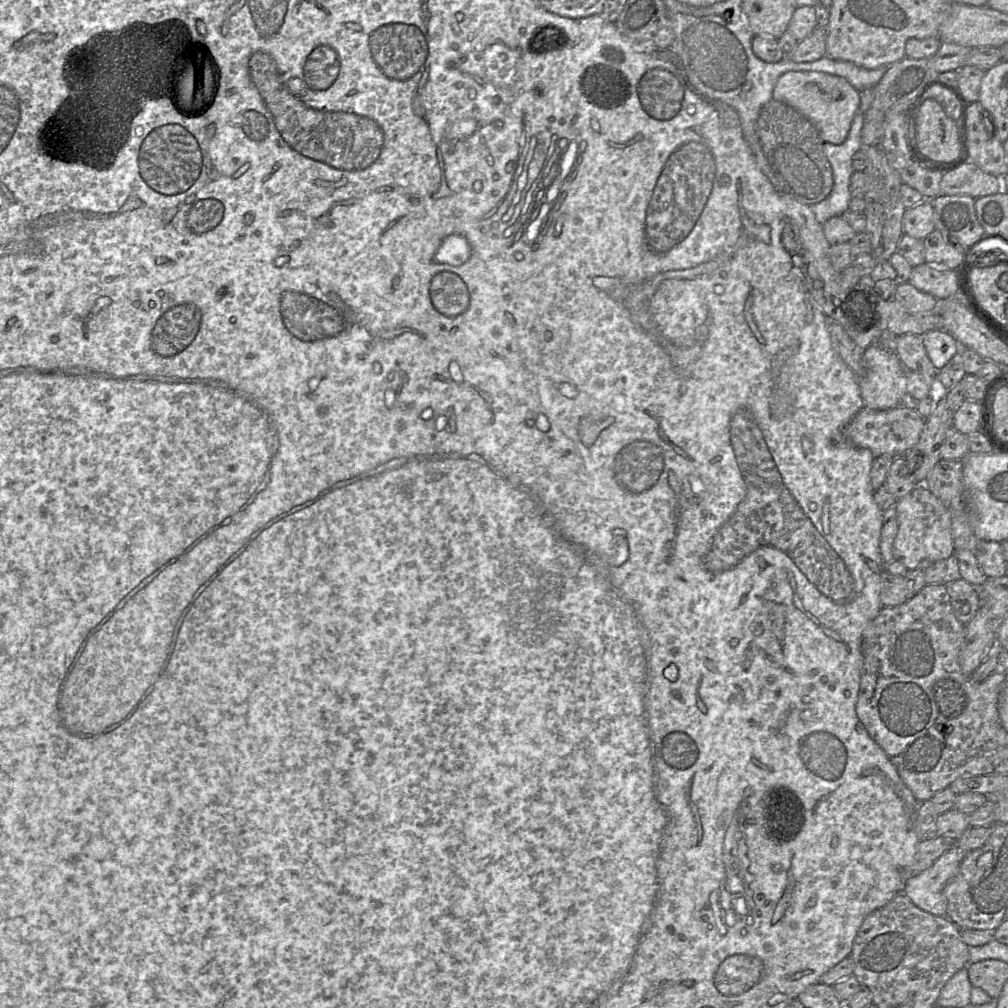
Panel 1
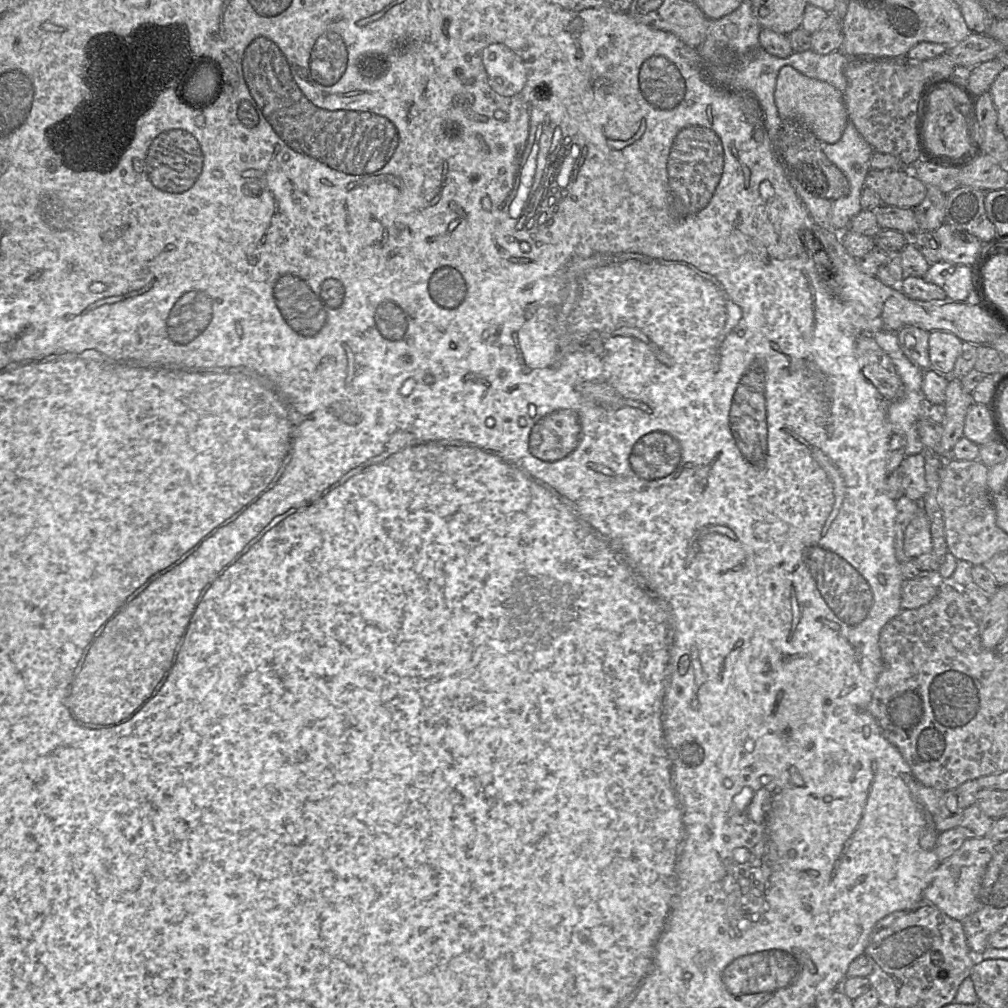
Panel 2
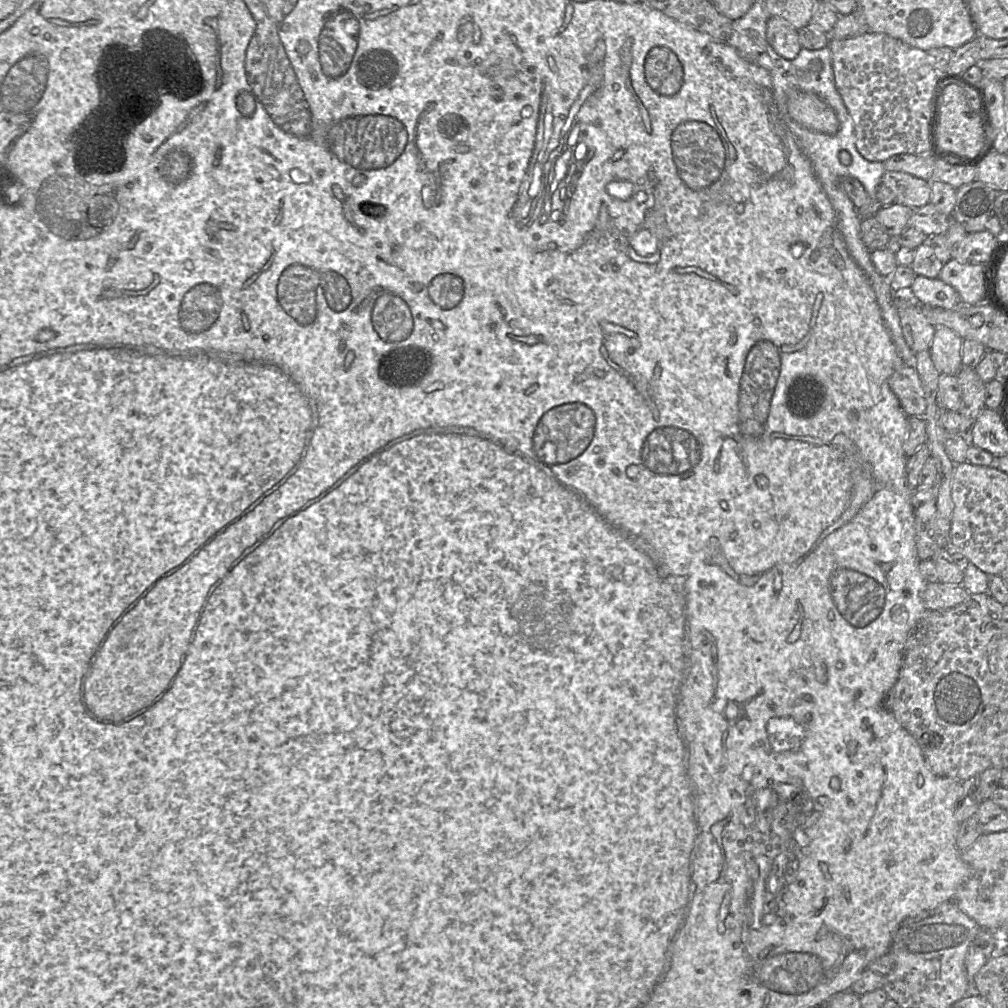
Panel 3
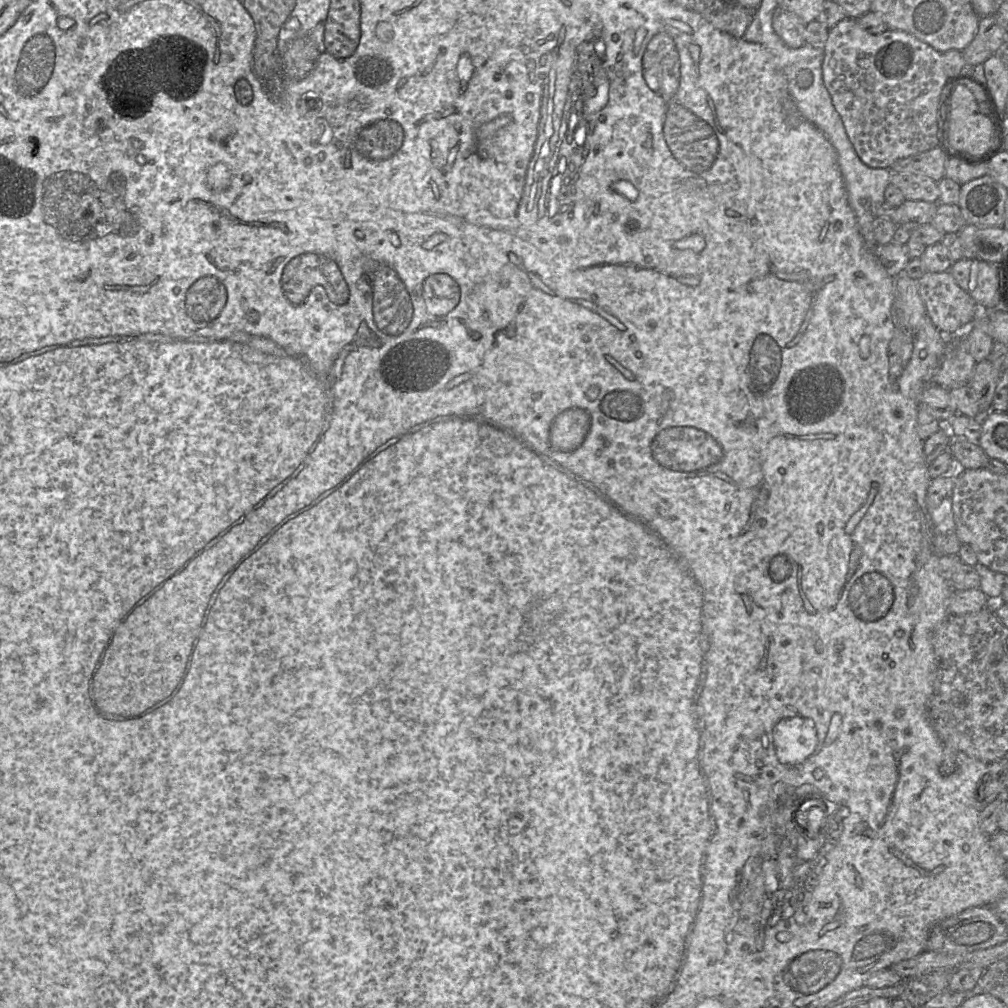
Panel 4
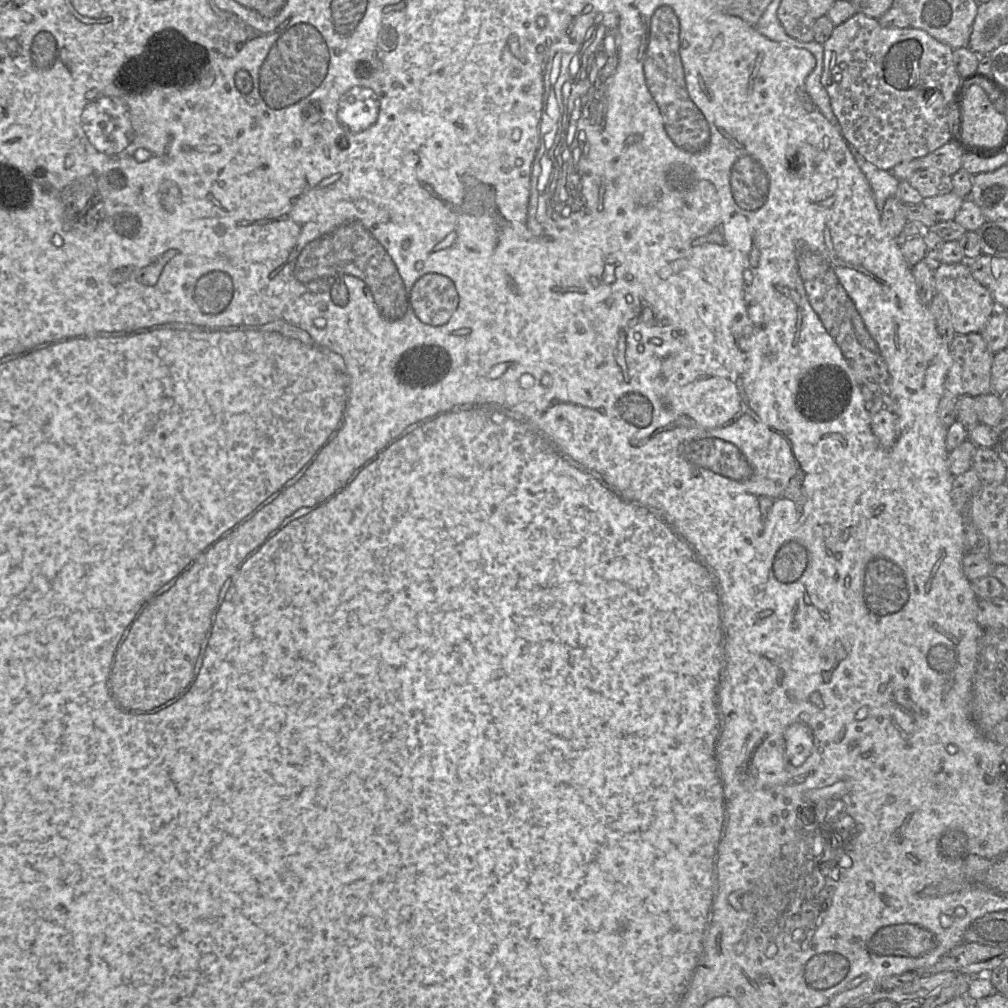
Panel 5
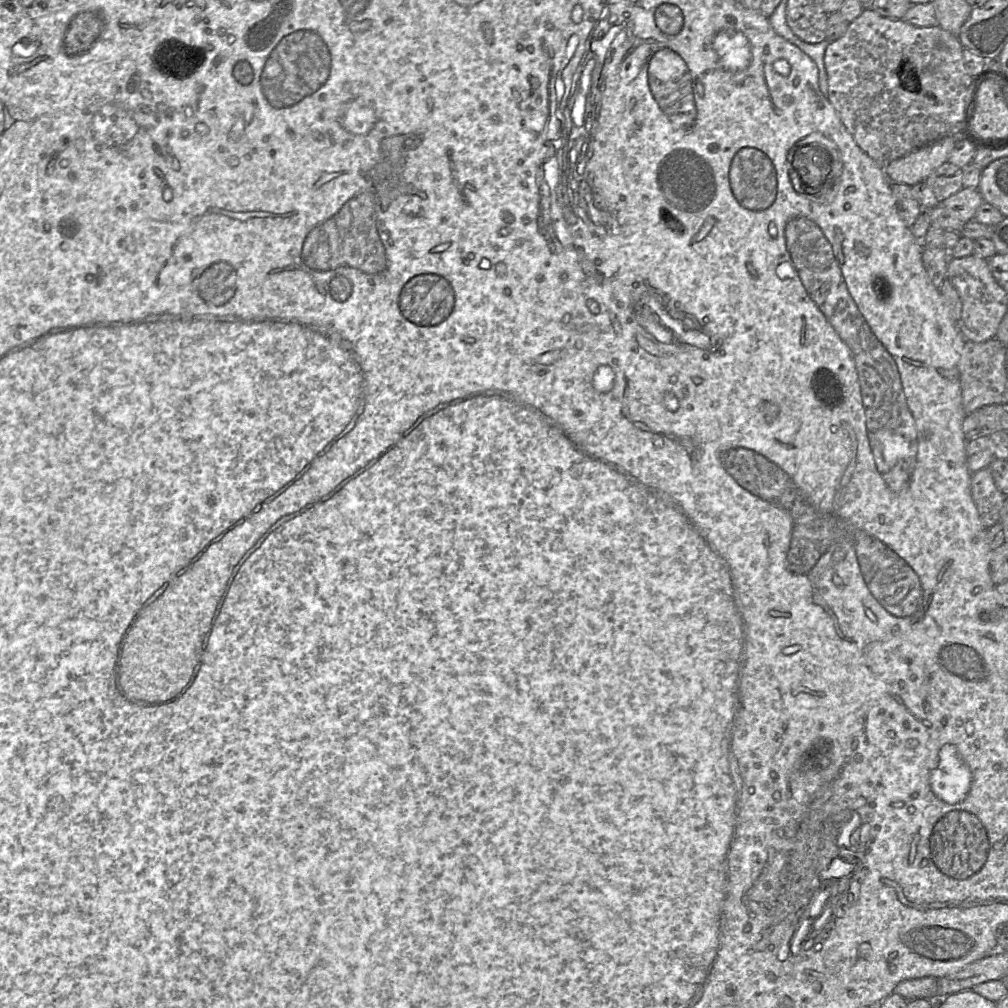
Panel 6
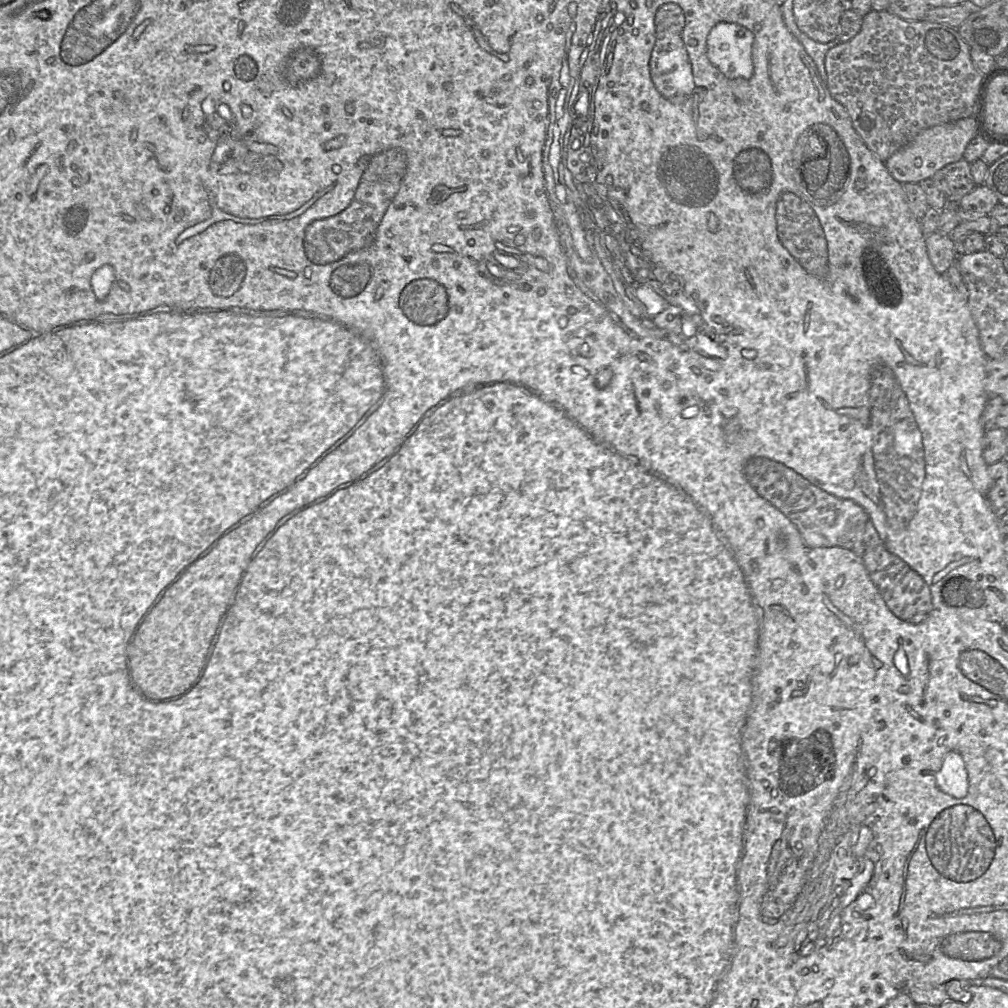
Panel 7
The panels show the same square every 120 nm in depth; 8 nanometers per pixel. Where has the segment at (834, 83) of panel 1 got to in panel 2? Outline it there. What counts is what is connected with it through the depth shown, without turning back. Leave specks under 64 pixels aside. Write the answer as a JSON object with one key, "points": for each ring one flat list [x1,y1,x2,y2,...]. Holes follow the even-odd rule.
{"points":[[791,66,780,69,774,99,782,119,802,122,818,140,828,144,834,144,840,140,849,121,842,92,827,82,803,75]]}

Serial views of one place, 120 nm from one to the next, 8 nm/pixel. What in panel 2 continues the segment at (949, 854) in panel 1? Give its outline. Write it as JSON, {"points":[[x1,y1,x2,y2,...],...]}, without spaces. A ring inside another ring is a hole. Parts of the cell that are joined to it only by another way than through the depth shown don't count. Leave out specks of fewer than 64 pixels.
{"points":[[988,837,966,839,952,856,940,863,932,882,923,891,923,899,959,921,977,911,981,902,982,880,998,843]]}

